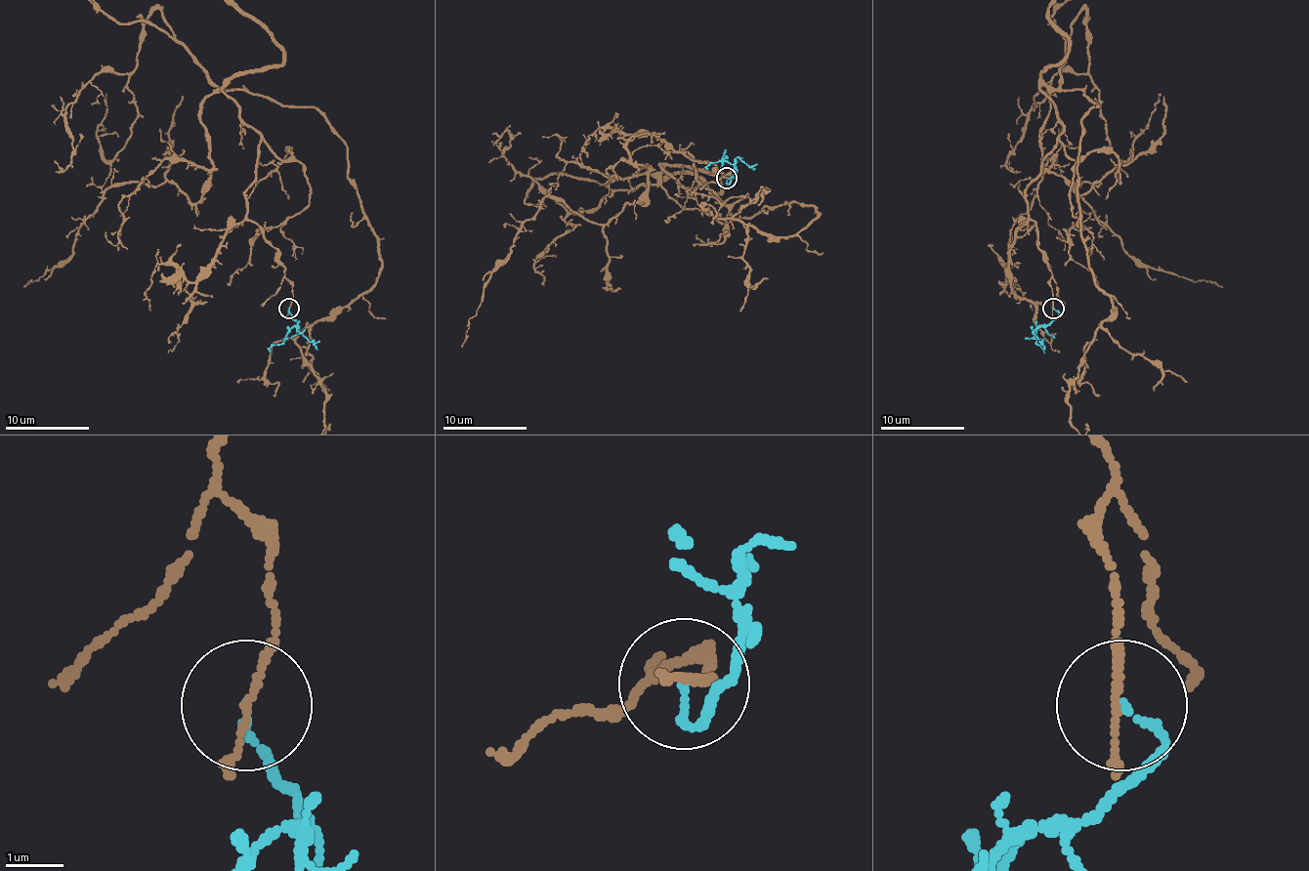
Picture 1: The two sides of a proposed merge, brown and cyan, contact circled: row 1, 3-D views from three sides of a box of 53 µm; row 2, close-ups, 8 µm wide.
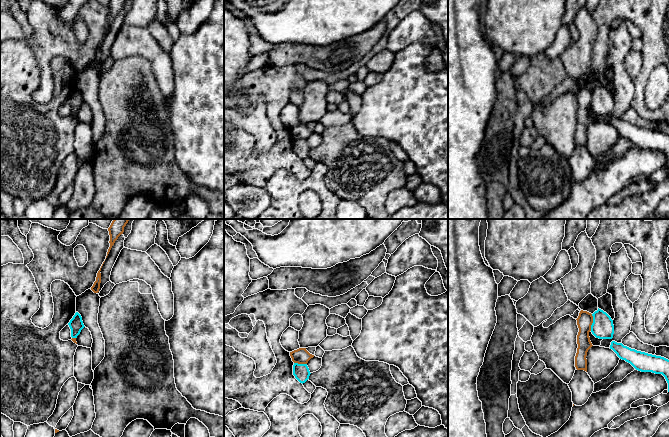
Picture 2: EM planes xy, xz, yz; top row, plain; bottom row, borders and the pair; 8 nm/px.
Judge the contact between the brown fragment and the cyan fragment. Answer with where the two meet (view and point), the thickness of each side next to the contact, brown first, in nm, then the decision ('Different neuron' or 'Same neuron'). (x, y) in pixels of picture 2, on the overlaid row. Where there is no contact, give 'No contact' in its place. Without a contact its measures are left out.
Touches brown at yz (592, 322). Thickness 130 nm (brown) against 180 nm. Different neuron

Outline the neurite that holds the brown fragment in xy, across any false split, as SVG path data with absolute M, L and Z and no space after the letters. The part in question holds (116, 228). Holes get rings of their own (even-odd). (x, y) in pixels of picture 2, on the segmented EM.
M114 219L108 228L109 235L110 235L110 247L107 252L107 256L114 245L115 241L118 239L118 237L123 234L124 232L124 227L128 223L130 219Z

